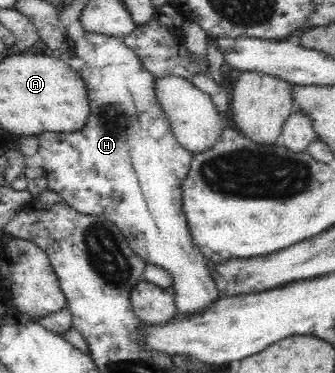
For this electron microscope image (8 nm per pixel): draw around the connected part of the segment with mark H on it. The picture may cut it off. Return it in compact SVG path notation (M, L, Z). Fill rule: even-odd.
M84 31L83 38L77 41L76 45L73 45L75 53L80 59L84 60L84 65L79 70L80 77L84 80L86 90L88 91L88 102L90 102L90 115L86 119L86 127L80 129L78 132L72 133L58 133L45 132L38 135L39 148L38 155L42 156L42 169L46 173L47 189L55 191L74 211L83 213L84 215L99 215L108 221L112 221L116 224L116 228L122 232L124 240L132 248L132 251L145 261L151 263L156 267L161 267L168 271L173 279L174 287L174 299L175 306L178 307L178 313L180 315L194 315L194 313L200 313L202 309L206 309L210 303L219 299L218 288L216 288L216 282L212 278L210 268L206 266L203 253L201 249L193 242L192 234L190 234L190 228L188 228L188 222L183 212L183 202L181 199L181 183L184 181L184 176L188 175L190 171L193 155L179 145L169 128L169 122L166 115L162 112L159 102L157 101L155 93L156 78L142 65L140 58L130 49L121 38L110 37L104 33L87 33Z

